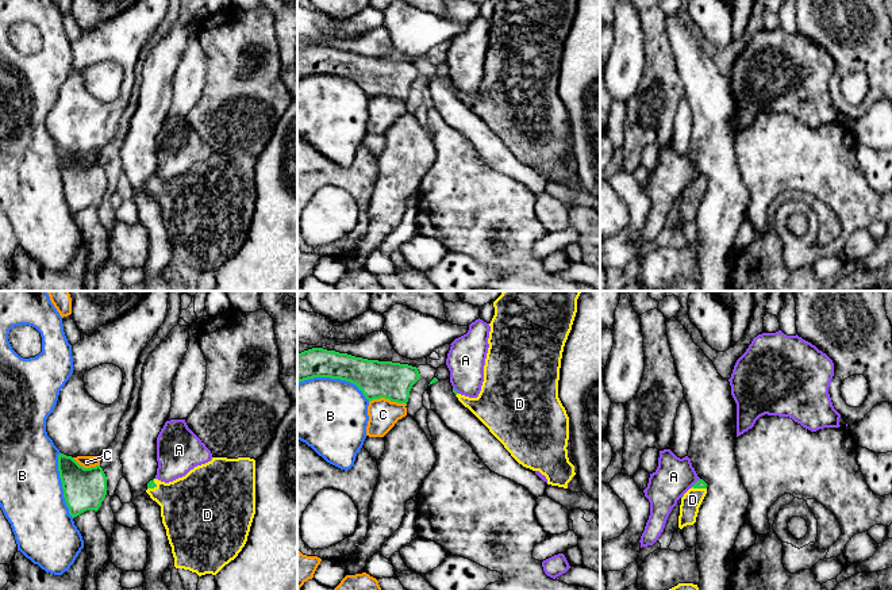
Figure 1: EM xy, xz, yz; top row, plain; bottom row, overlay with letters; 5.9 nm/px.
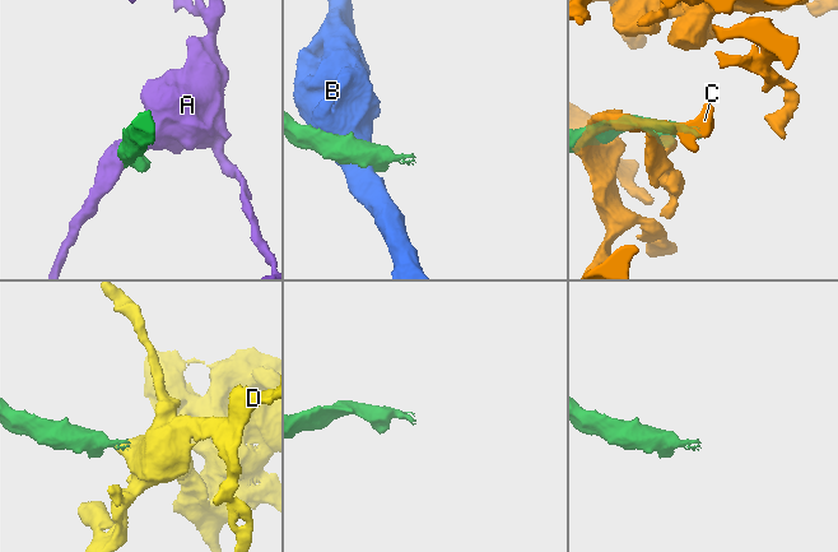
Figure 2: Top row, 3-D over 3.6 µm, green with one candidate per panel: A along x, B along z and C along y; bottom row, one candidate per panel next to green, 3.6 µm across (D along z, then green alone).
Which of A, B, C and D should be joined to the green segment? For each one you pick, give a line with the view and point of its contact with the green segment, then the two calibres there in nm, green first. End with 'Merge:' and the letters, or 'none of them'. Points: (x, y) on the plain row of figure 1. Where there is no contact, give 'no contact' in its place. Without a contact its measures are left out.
D: meets green in xy at (154, 183); 50 nm thick on the green side, 360 nm on the other
Merge: D

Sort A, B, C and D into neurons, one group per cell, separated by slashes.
A / B / C / D

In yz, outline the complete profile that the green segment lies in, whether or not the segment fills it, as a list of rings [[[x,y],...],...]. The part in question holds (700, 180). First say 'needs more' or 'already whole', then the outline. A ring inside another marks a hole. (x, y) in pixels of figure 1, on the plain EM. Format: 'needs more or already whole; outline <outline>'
needs more; outline [[[699,176],[681,195],[678,225],[693,222],[699,210],[699,204],[707,191],[707,180]]]

